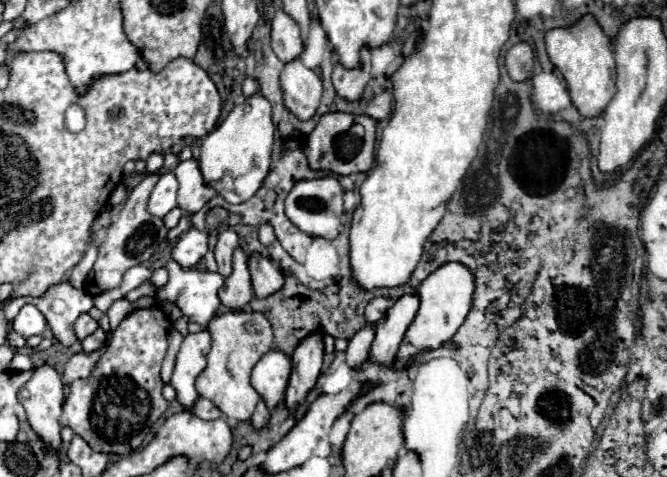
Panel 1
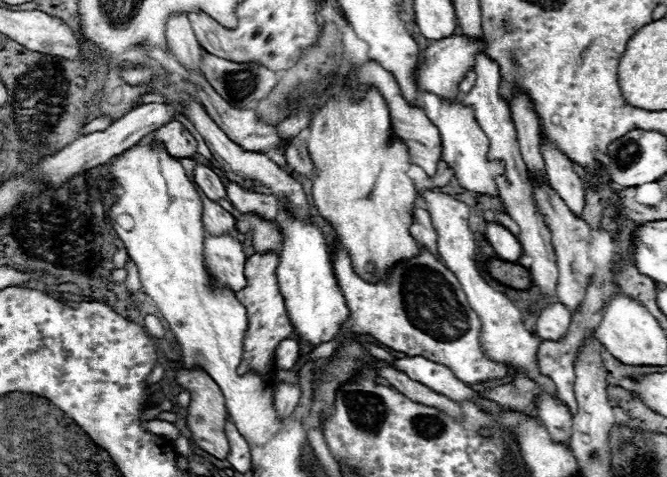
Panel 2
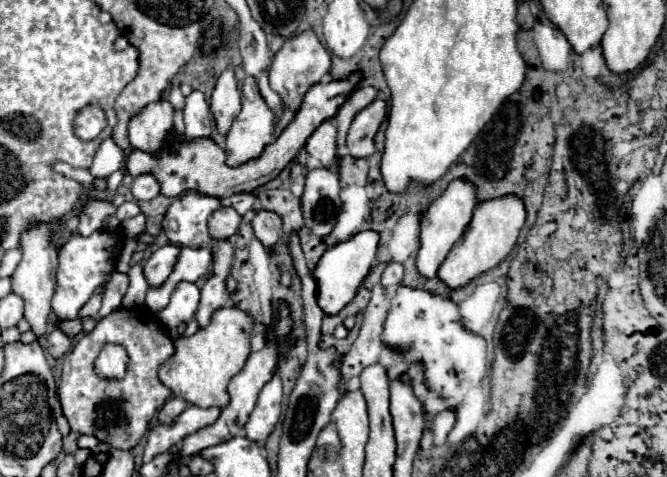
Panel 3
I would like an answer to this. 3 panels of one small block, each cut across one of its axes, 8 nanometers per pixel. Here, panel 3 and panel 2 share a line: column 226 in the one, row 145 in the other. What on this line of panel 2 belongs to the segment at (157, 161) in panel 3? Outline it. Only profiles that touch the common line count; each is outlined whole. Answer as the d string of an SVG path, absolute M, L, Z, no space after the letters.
M168 122L158 128L152 136L166 144L166 150L174 158L194 158L196 154L196 140L180 122Z

